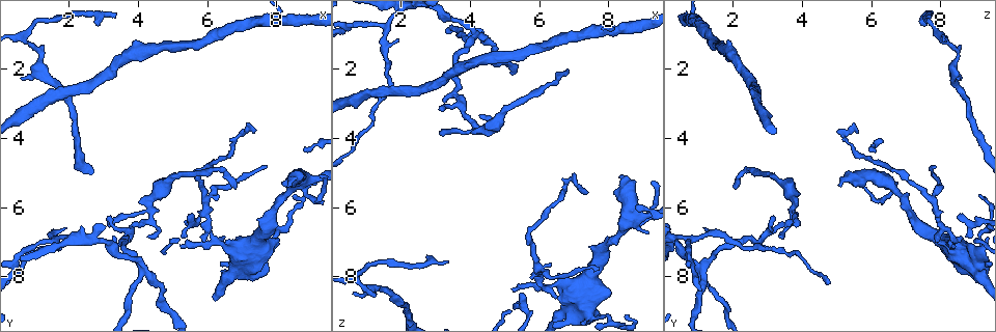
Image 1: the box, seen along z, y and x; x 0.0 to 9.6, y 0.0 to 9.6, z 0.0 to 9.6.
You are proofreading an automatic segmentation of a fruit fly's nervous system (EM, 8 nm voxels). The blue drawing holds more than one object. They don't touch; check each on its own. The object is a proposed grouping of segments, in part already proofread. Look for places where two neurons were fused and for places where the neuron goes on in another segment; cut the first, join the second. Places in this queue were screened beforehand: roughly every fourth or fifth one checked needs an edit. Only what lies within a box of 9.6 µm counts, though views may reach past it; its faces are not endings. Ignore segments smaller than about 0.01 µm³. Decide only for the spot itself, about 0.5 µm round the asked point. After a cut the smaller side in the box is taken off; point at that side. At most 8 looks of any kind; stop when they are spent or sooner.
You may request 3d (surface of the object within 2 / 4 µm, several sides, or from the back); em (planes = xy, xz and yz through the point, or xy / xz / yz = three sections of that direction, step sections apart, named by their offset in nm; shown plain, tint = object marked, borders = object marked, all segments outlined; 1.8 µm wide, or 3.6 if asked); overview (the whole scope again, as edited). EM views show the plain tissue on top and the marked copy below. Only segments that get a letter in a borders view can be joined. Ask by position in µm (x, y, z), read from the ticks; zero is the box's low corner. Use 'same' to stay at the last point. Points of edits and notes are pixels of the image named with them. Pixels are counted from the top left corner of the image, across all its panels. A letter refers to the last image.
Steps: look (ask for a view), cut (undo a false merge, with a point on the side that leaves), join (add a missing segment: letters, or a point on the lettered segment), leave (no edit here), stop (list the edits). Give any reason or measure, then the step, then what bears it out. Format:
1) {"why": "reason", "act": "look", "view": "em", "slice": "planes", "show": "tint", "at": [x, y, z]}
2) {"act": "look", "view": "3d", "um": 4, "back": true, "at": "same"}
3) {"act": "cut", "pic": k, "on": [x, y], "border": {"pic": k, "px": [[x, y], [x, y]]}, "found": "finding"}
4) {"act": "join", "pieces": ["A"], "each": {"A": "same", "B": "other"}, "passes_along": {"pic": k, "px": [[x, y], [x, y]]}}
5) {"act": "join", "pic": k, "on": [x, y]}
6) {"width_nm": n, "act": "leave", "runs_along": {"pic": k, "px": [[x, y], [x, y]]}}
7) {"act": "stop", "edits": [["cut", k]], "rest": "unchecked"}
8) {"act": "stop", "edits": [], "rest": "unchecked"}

{"why": "four arms meet", "act": "look", "view": "em", "um": 3.6, "slice": "yz", "step": 8, "show": "borders", "at": [4.05, 7.60, 1.15]}

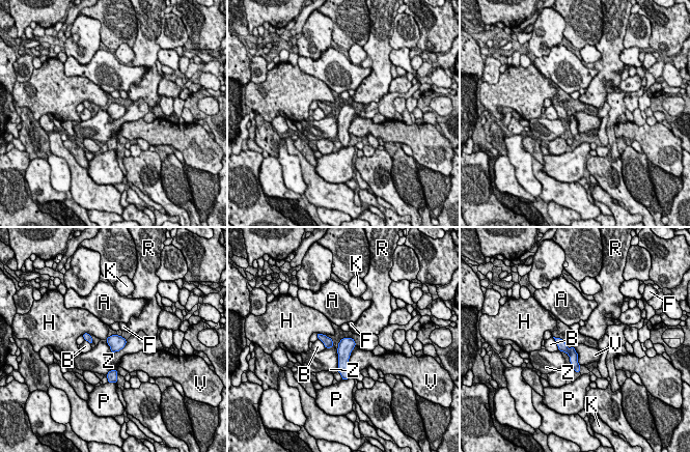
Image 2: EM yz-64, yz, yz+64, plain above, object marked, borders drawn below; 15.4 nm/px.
{"longest_contact_nm": ["Z", 360], "act": "cut", "pic": 2, "on": [561, 344], "each": {"A": "other", "B": "other", "F": "other", "H": "other", "K": "other", "P": "other", "R": "other", "V": "other", "Z": "other"}, "border": {"pic": 2, "px": [[569, 349], [570, 356]]}, "found": "a second neuron is stuck on"}

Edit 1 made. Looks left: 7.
{"why": "thin neck", "act": "look", "view": "em", "um": 3.6, "slice": "planes", "show": "borders", "at": [4.30, 6.00, 3.80]}

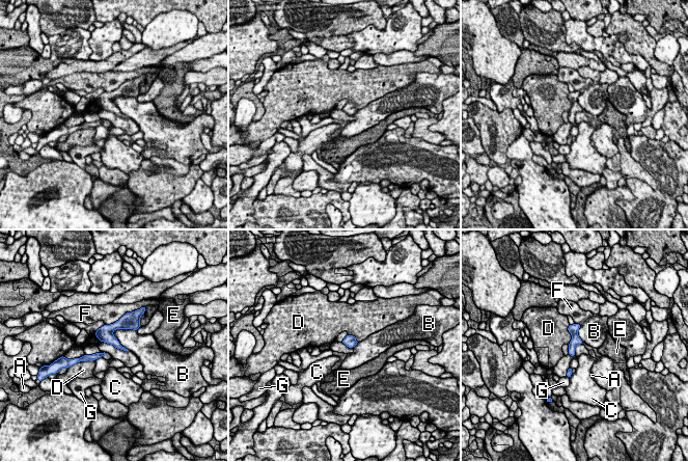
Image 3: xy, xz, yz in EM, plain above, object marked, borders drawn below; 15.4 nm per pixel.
{"width_nm": 140, "act": "leave", "each": {"A": "other", "B": "other", "C": "other", "D": "other", "E": "other", "F": "other", "G": "other"}, "border": {"pic": 3, "px": [[114, 329], [113, 335], [129, 350]]}, "found": "all the same neuron"}

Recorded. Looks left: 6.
{"act": "look", "view": "overview"}

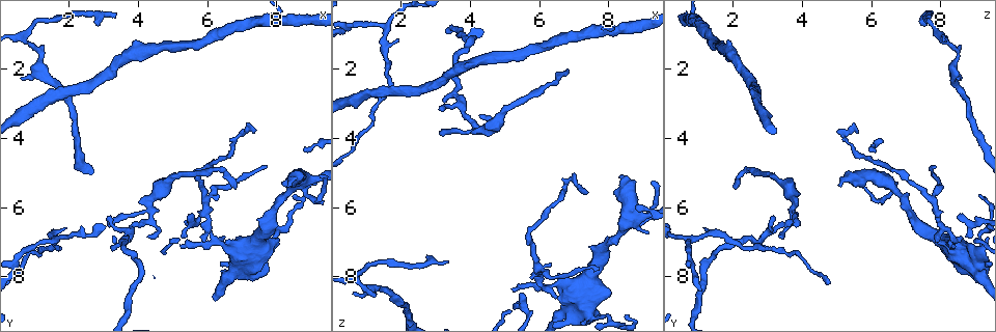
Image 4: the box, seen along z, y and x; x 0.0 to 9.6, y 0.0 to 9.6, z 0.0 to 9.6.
{"why": "sharp bend", "act": "look", "view": "3d", "um": 4, "at": [7.60, 0.60, 0.85]}

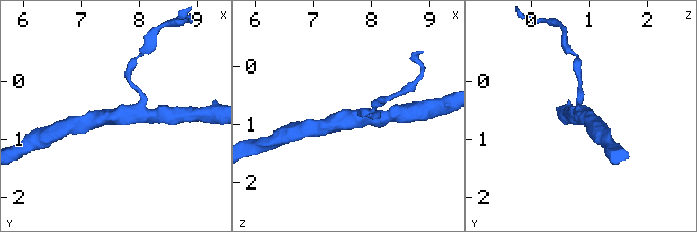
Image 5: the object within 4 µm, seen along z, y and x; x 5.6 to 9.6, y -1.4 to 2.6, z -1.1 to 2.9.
{"why": "need the tissue", "act": "look", "view": "em", "slice": "xy", "step": 8, "show": "tint", "at": [7.65, 0.60, 0.90]}

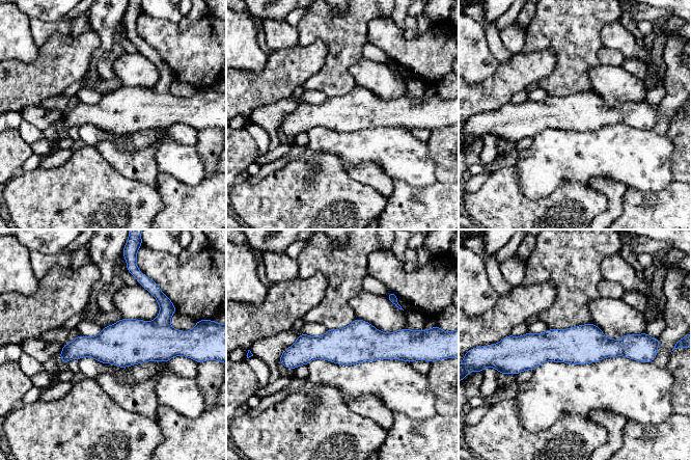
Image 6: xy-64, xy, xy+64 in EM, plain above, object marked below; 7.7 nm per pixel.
{"why": "see the neighbours", "act": "look", "view": "em", "slice": "xy", "step": 8, "show": "borders", "at": "same"}

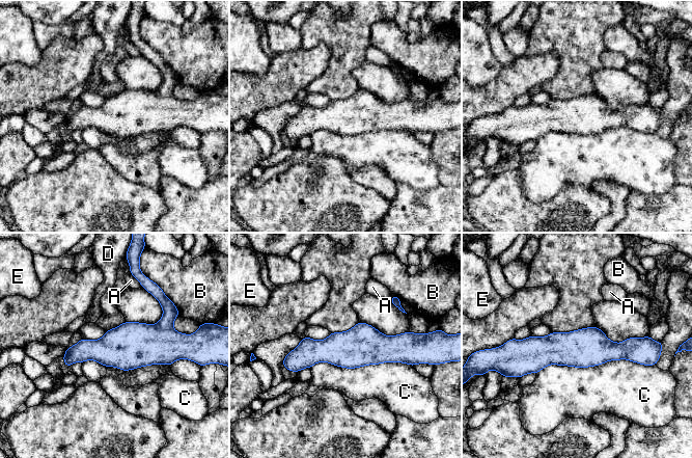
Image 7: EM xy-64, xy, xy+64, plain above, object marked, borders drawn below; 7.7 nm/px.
{"longest_contact_nm": ["C", 850], "act": "leave", "each": {"A": "other", "B": "other", "C": "other", "D": "other", "E": "other"}, "runs_along": {"pic": 7, "px": [[408, 344], [309, 351], [285, 365]]}, "found": "all the same neuron"}

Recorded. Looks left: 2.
{"act": "stop", "edits": [["cut", 2]], "rest": "unchecked"}

